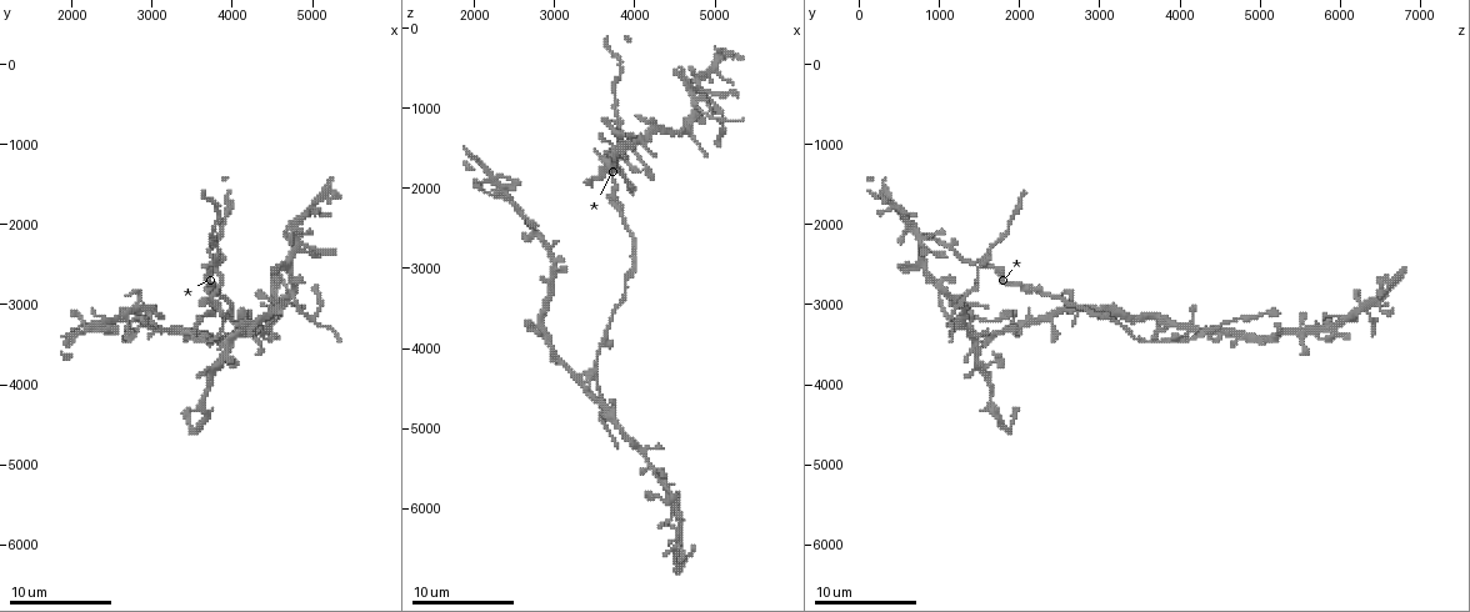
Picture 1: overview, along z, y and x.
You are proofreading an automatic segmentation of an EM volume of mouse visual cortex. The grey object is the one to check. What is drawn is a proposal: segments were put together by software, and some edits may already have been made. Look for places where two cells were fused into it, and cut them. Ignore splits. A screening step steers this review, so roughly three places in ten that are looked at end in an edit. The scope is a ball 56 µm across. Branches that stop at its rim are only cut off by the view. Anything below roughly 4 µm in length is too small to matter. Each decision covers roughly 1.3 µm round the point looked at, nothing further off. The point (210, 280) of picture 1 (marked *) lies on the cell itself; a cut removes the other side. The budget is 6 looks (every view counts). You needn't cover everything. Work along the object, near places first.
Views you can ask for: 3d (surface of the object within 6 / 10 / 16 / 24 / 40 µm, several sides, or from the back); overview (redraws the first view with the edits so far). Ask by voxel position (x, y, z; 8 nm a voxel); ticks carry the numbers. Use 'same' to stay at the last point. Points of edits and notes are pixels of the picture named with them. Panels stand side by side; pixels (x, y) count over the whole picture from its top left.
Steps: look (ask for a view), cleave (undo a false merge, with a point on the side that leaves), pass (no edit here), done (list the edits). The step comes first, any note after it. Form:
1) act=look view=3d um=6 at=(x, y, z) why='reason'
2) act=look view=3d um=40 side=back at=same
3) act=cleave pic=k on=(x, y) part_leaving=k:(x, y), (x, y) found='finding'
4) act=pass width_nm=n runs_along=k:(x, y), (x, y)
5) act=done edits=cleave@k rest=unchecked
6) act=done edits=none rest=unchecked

act=look view=3d um=10 at=(3850, 2550, 1500) why='four or more arms meet'

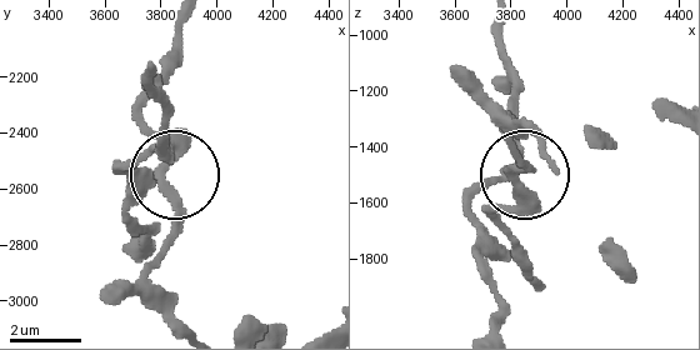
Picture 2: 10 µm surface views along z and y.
act=look view=3d um=10 side=back at=(3800, 2550, 1490)

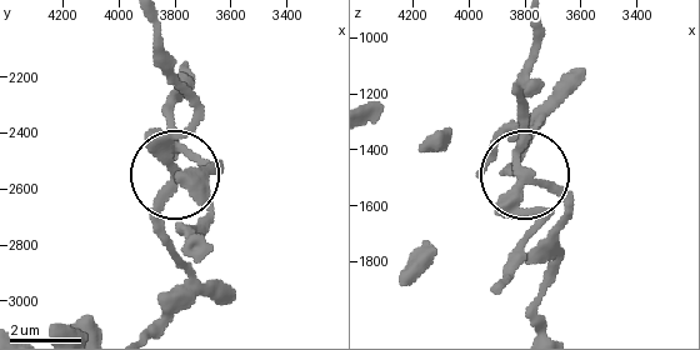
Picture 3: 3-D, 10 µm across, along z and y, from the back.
act=cleave pic=3 on=(194, 105) arms=4 part_leaving=3:(160, 146), (169, 180), (160, 224), (184, 288), (145, 329) found='a second cell is stuck on'

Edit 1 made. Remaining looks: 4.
act=look view=overview why='redraw'

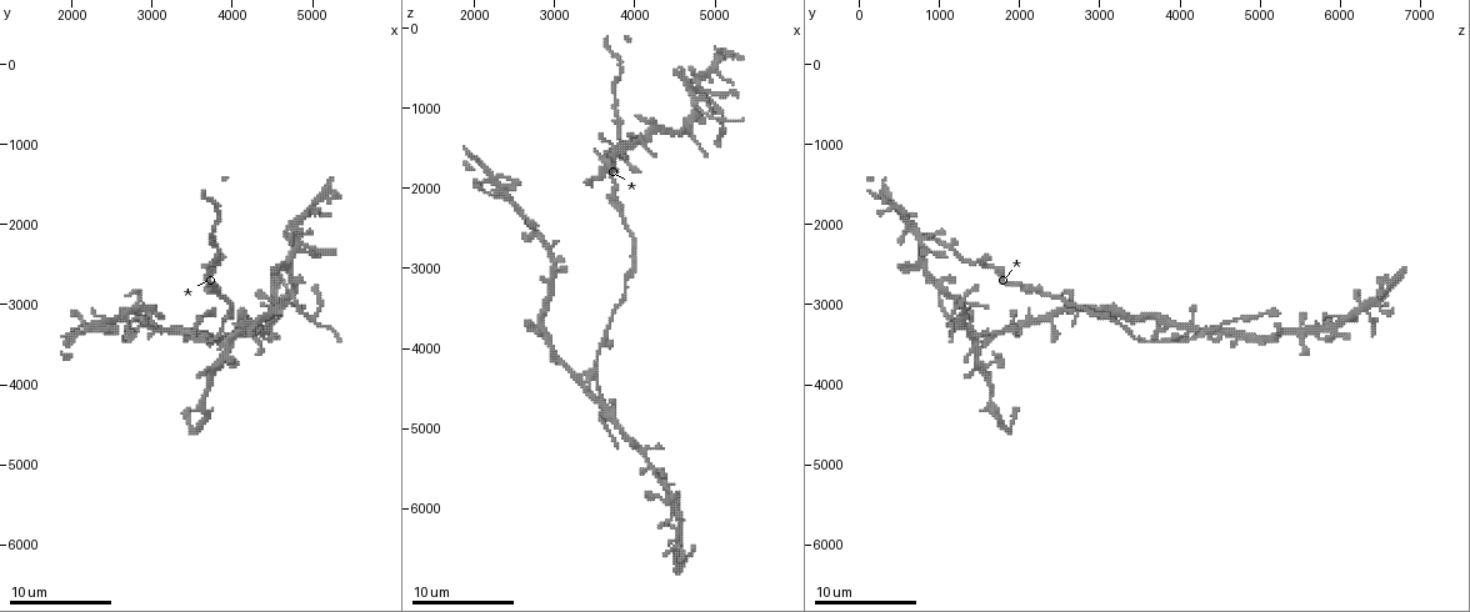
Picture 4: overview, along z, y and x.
act=look view=3d um=6 at=(3500, 3350, 4400) why='looks like a crossing'

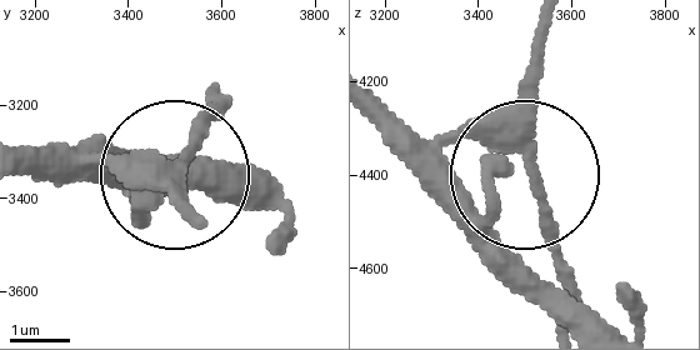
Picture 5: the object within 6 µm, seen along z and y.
act=cleave pic=5 on=(140, 216) width_nm=310 part_leaving=5:(154, 168), (24, 168) found='two cells meet here'

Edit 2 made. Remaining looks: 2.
act=look view=3d um=16 at=(4800, 2800, 1000)

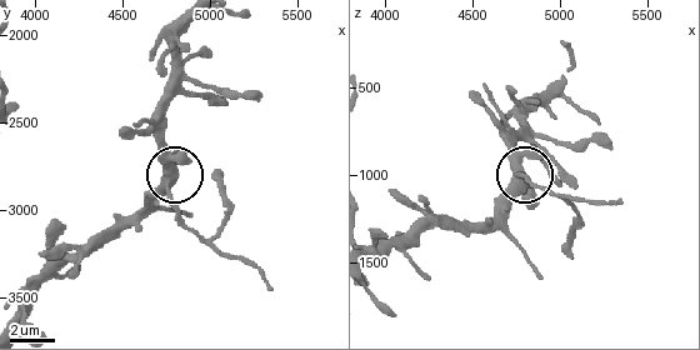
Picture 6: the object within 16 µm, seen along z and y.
act=pass side_arm_um=8 found='continuous, no second cell'

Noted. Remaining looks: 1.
act=done edits=cleave@3,cleave@5 rest=unchecked

